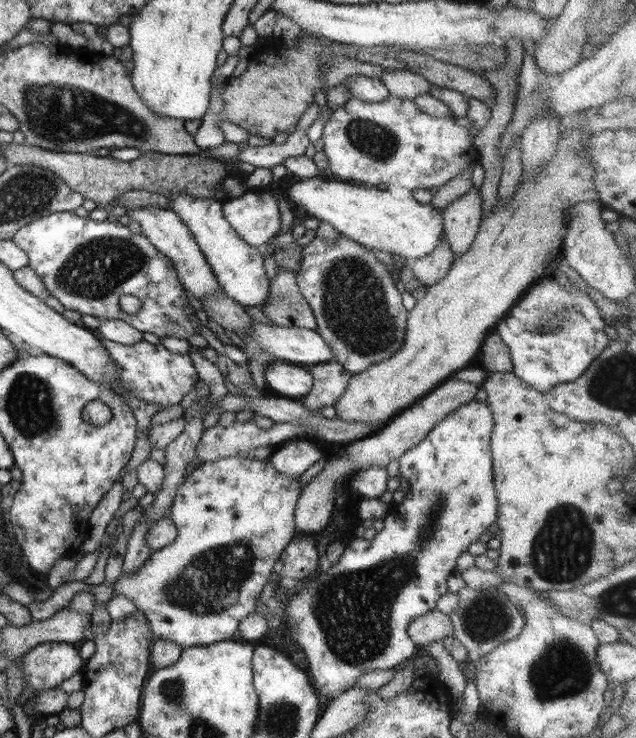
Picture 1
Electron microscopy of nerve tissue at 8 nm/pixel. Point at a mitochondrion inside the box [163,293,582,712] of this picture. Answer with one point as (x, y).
(353, 610)

